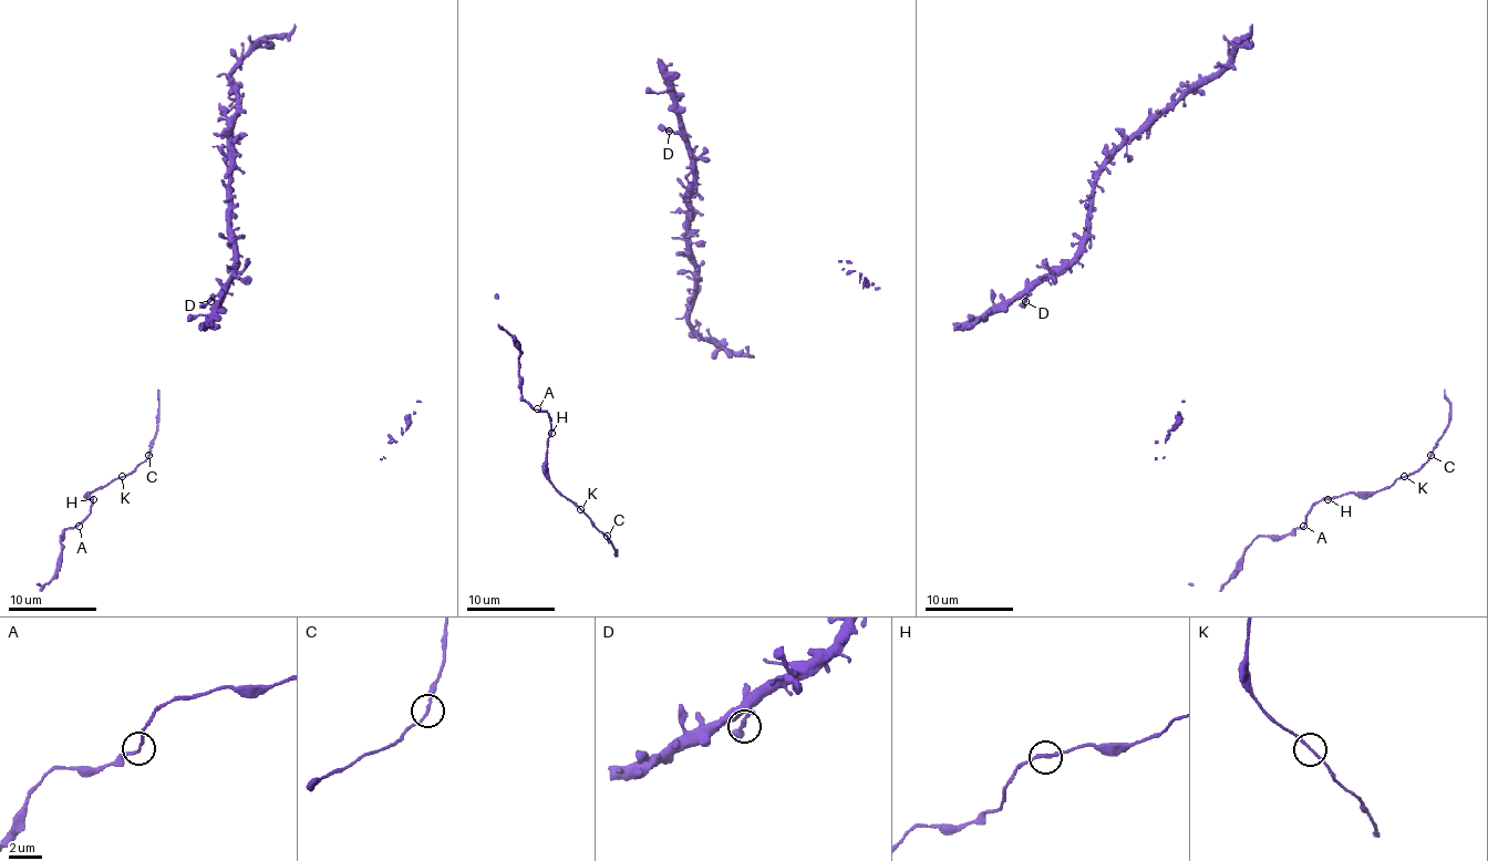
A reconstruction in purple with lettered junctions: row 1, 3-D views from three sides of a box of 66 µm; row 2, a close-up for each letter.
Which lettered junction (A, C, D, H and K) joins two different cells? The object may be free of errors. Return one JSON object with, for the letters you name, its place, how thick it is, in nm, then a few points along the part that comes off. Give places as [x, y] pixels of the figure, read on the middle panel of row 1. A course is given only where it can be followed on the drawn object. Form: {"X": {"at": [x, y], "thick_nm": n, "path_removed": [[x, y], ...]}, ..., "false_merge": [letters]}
{"false_merge": []}

